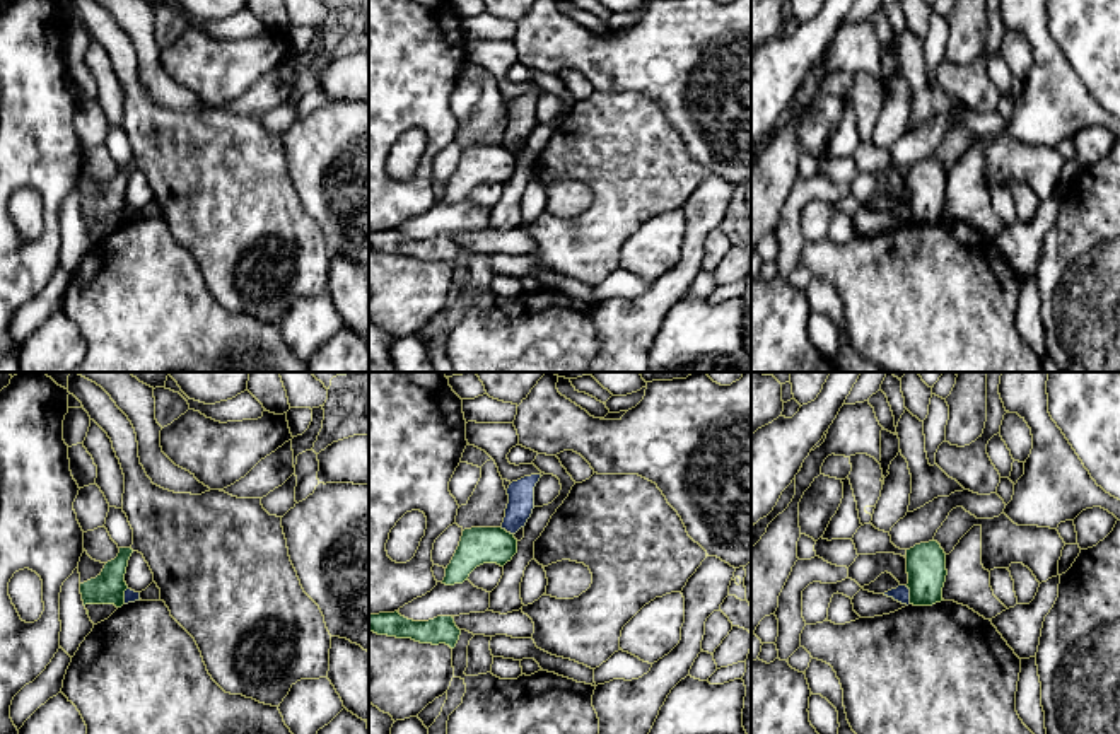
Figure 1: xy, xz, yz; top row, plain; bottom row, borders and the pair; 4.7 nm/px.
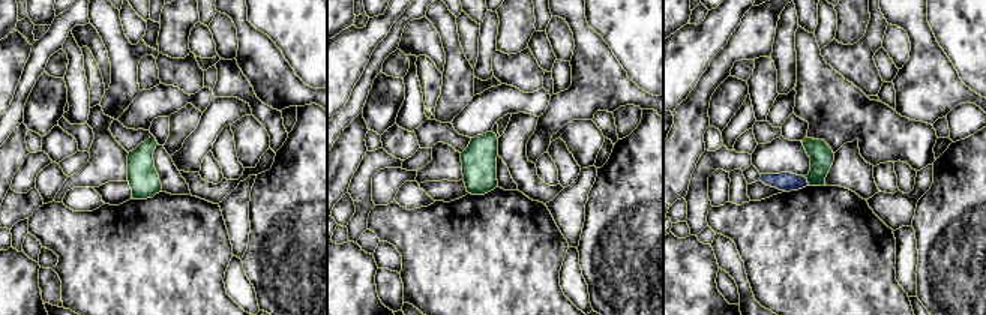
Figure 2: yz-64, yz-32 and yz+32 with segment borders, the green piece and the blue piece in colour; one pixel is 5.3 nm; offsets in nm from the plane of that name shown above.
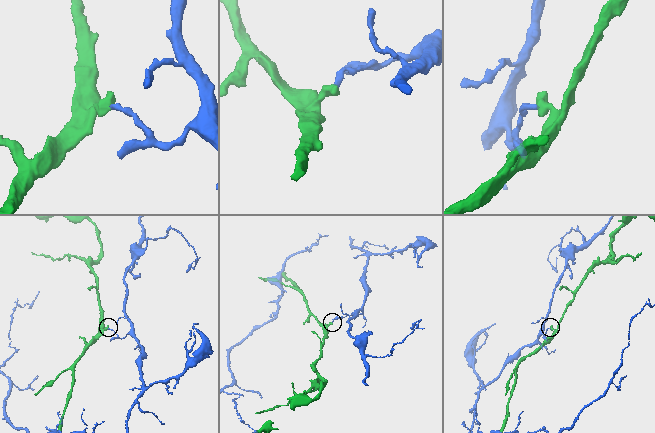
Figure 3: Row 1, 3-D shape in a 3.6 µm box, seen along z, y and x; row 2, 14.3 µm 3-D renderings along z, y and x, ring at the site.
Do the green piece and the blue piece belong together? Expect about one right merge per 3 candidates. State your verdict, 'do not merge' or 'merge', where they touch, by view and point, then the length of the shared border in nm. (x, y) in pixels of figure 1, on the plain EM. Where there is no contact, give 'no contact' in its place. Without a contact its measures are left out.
do not merge; contact yz (910, 212); length 90 nm

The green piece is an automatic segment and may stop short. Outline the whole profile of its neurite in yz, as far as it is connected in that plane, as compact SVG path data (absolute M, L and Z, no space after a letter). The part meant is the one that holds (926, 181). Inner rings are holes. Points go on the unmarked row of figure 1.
M937 159L920 160L907 167L910 222L932 224L942 217L946 200L946 171Z

